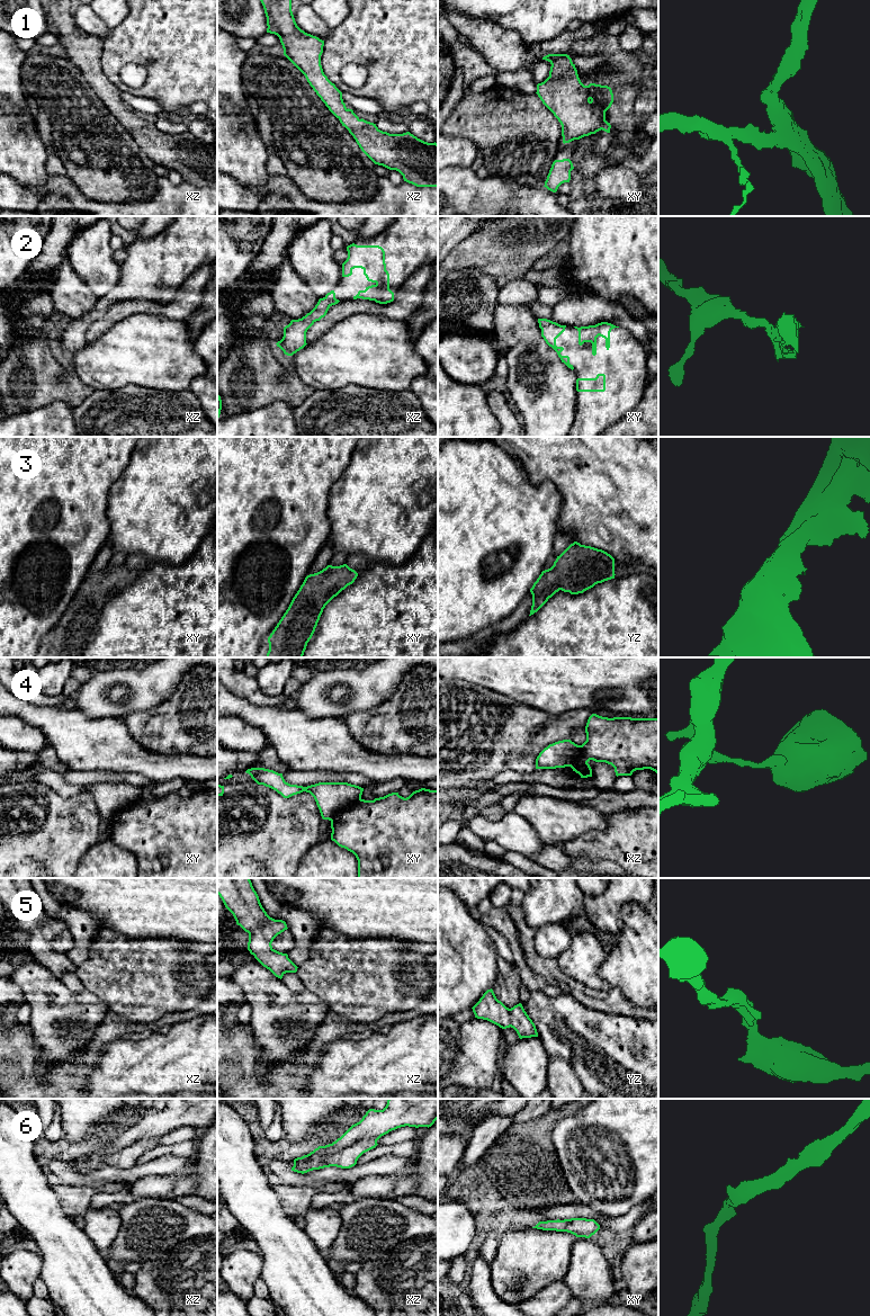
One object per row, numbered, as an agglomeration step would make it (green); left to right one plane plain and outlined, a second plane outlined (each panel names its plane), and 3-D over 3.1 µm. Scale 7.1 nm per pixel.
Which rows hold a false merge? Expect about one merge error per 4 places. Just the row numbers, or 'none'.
4

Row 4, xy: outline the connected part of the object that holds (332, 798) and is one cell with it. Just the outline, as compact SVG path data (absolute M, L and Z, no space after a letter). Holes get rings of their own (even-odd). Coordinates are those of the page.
M251 768L245 771L258 784L269 787L289 798L303 791L310 793L320 809L323 820L331 821L338 814L361 799L364 788L348 782L319 782L307 787L290 785L282 773L264 768Z

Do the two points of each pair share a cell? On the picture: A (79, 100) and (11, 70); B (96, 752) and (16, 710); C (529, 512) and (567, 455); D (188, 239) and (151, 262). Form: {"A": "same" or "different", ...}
{"A": "different", "B": "same", "C": "different", "D": "same"}

